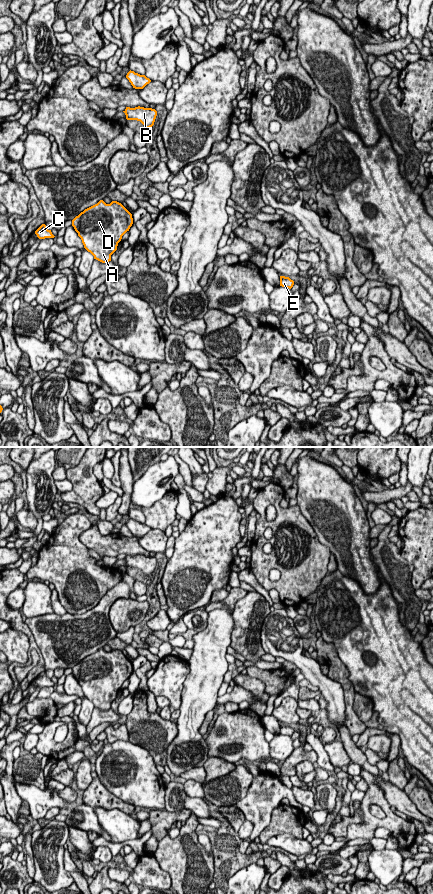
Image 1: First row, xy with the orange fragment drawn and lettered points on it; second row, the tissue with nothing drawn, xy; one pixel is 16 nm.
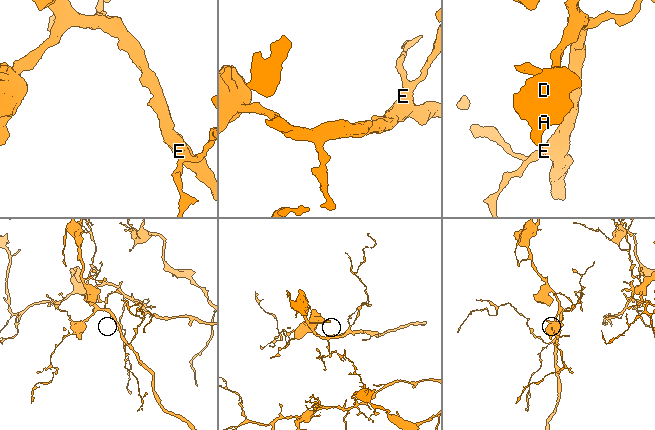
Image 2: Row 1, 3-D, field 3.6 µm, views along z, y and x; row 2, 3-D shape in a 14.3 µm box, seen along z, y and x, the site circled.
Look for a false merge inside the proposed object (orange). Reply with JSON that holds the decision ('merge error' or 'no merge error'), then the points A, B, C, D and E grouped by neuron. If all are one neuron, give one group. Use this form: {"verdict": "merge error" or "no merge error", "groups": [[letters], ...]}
{"verdict": "no merge error", "groups": [["A", "B", "C", "D", "E"]]}

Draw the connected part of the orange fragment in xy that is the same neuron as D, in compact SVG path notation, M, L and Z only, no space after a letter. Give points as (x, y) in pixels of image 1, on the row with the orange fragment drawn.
M103 200L72 220L84 248L102 263L111 261L111 255L132 224L132 214L121 203L106 204Z

